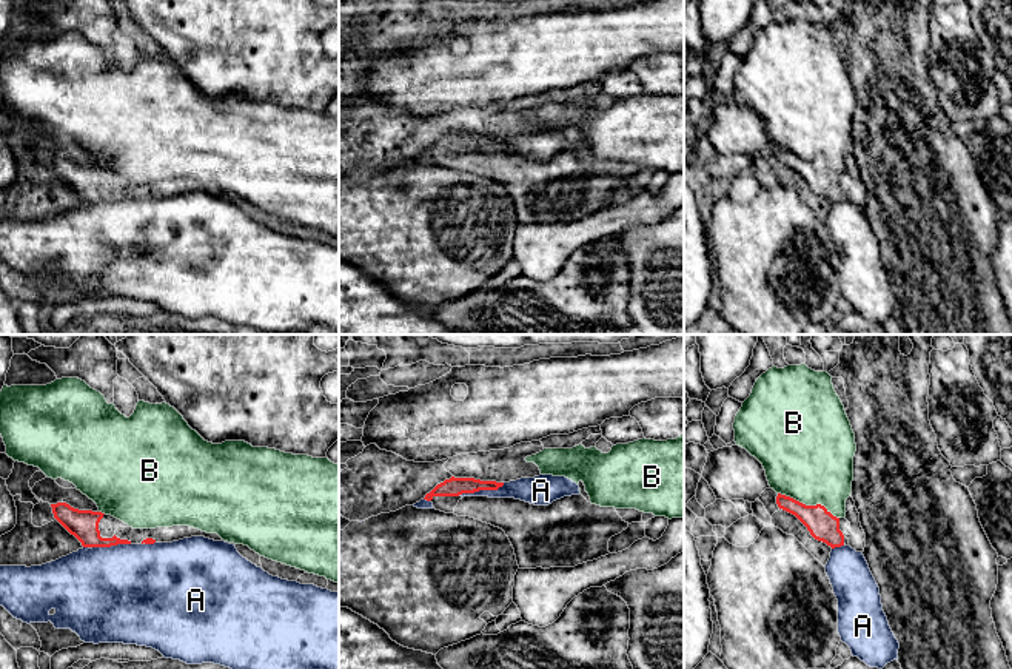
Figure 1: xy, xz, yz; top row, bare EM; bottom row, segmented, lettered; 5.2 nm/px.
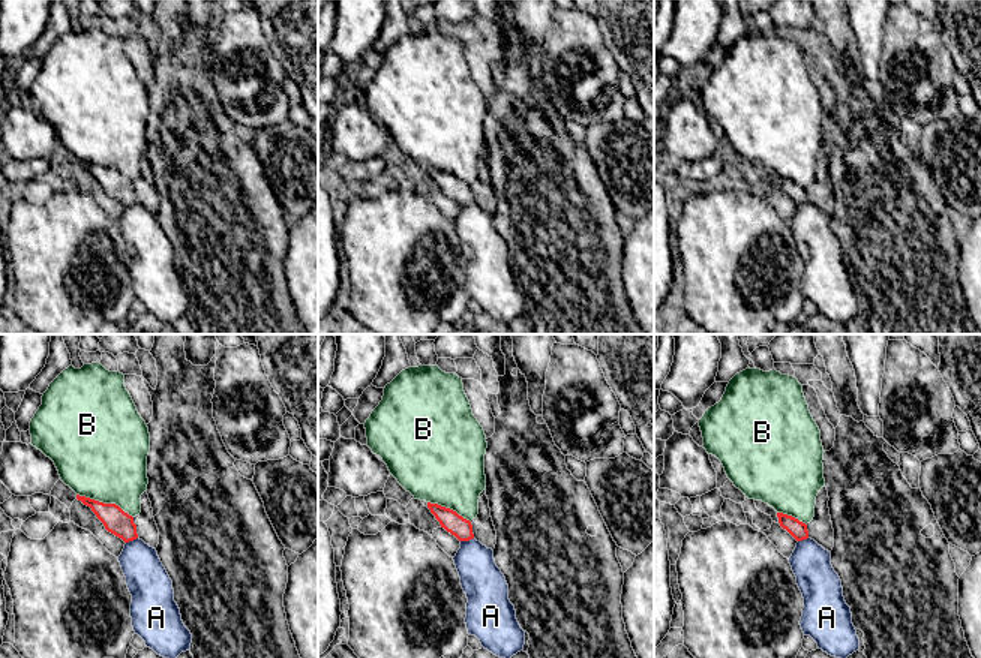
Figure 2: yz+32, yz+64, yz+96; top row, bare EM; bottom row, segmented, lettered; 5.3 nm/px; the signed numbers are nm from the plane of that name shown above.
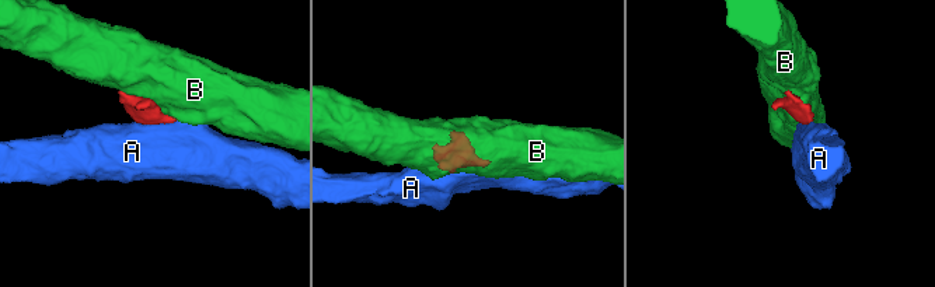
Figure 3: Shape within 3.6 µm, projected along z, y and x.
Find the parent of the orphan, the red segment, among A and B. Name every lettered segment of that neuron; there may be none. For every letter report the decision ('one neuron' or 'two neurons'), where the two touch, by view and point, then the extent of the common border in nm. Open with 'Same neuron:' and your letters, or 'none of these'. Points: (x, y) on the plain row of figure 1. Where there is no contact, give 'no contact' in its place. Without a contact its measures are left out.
Same neuron: none of these
A: two neurons; meets red in xz at (481, 144); contact 260 nm long
B: two neurons; meets red in yz at (809, 161); contact 340 nm long

